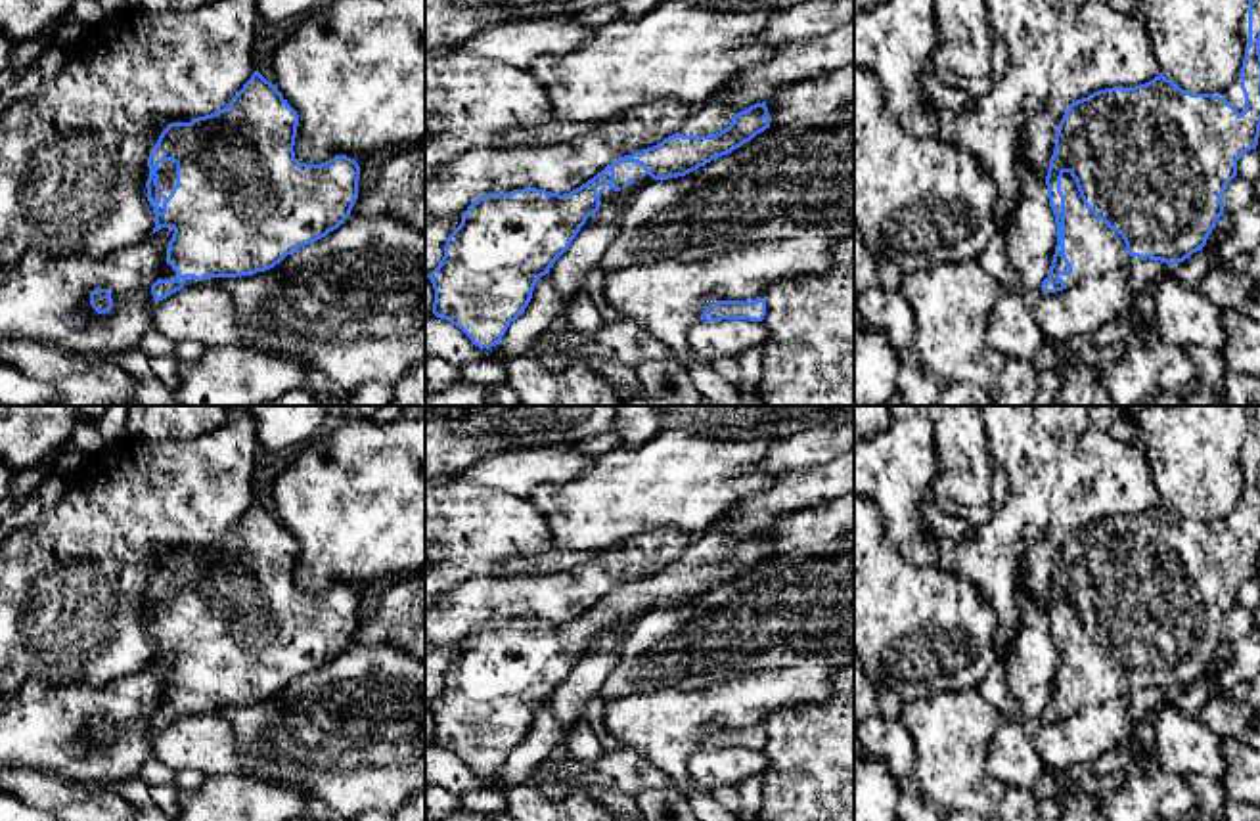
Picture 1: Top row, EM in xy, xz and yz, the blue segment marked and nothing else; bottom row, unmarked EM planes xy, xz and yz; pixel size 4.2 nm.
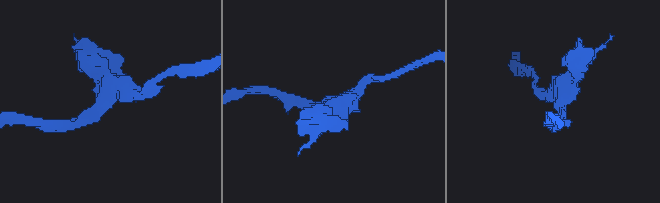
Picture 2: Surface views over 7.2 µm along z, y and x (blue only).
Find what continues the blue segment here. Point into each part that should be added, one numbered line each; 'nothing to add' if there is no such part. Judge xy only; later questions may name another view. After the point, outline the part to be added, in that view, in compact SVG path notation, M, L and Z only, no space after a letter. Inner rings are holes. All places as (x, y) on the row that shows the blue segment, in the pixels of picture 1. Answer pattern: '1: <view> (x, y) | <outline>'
1: xy (167, 169) | M163 161L159 163L159 211L163 212L163 201L170 195L172 188L176 186L176 163Z

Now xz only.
1: xz (623, 173) | M617 163L615 165L615 184L620 188L619 191L615 191L609 186L599 186L597 188L597 195L601 205L605 207L609 203L620 203L622 209L626 209L630 205L630 201L634 199L634 195L638 193L638 189L647 184L649 180L653 180L641 165L638 163Z

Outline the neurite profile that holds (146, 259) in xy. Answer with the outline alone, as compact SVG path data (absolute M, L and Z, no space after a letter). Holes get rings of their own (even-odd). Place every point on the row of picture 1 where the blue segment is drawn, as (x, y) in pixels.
M161 228L103 260L86 255L54 255L46 249L23 253L10 268L0 270L0 348L23 339L61 344L84 356L111 356L140 346L142 337L155 327L151 285L167 264L170 239L172 232ZM94 289L111 293L113 308L105 314L98 314L90 304Z

